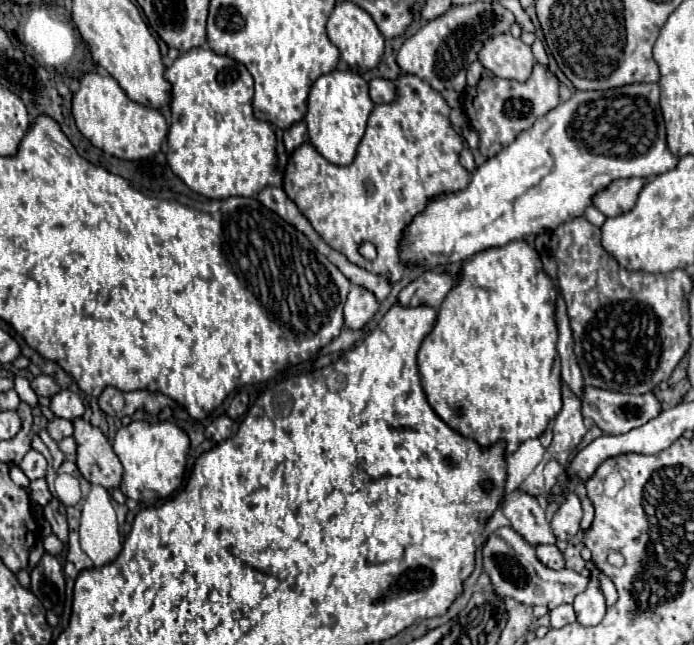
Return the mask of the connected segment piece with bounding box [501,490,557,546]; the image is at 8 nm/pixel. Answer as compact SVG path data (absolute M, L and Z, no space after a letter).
M515 490L511 496L503 498L503 514L509 518L511 528L521 534L529 544L555 544L557 538L549 528L549 520L545 510L541 508L537 498Z

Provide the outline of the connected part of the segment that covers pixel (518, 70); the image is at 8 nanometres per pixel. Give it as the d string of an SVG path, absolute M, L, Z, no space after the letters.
M501 34L499 38L491 38L491 42L483 46L483 50L479 52L479 62L499 78L527 82L535 66L535 56L531 52L531 46L523 44L519 38Z

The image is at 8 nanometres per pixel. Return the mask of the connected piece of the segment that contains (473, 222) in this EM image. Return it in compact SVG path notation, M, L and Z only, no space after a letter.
M629 84L629 86L621 86L621 88L613 88L613 90L601 90L601 92L575 92L567 102L561 102L555 110L551 110L547 116L539 118L539 122L535 122L533 128L517 134L515 142L509 144L505 150L501 150L497 156L489 158L483 166L479 166L475 170L475 174L471 176L471 182L465 190L455 192L455 194L443 194L435 200L429 202L427 210L419 216L415 216L415 220L411 222L411 226L405 230L403 234L403 242L401 242L401 258L407 264L425 264L425 266L437 266L437 264L447 264L447 262L463 262L467 258L471 258L477 252L483 252L487 248L495 248L495 246L505 246L507 242L513 240L521 240L525 236L531 234L541 234L547 230L555 230L559 224L569 222L571 218L579 218L585 214L585 208L593 204L593 198L597 192L605 190L613 180L619 178L631 178L631 176L641 176L641 178L653 178L655 174L663 174L667 170L671 170L671 166L675 166L677 156L673 156L665 144L665 120L659 108L659 86L657 84Z

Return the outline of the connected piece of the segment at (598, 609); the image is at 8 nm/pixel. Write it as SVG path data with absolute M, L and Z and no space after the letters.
M589 576L589 584L587 584L585 592L575 596L573 608L575 608L577 620L583 626L595 626L603 620L607 604L605 604L605 596L603 596L601 582L597 576Z

